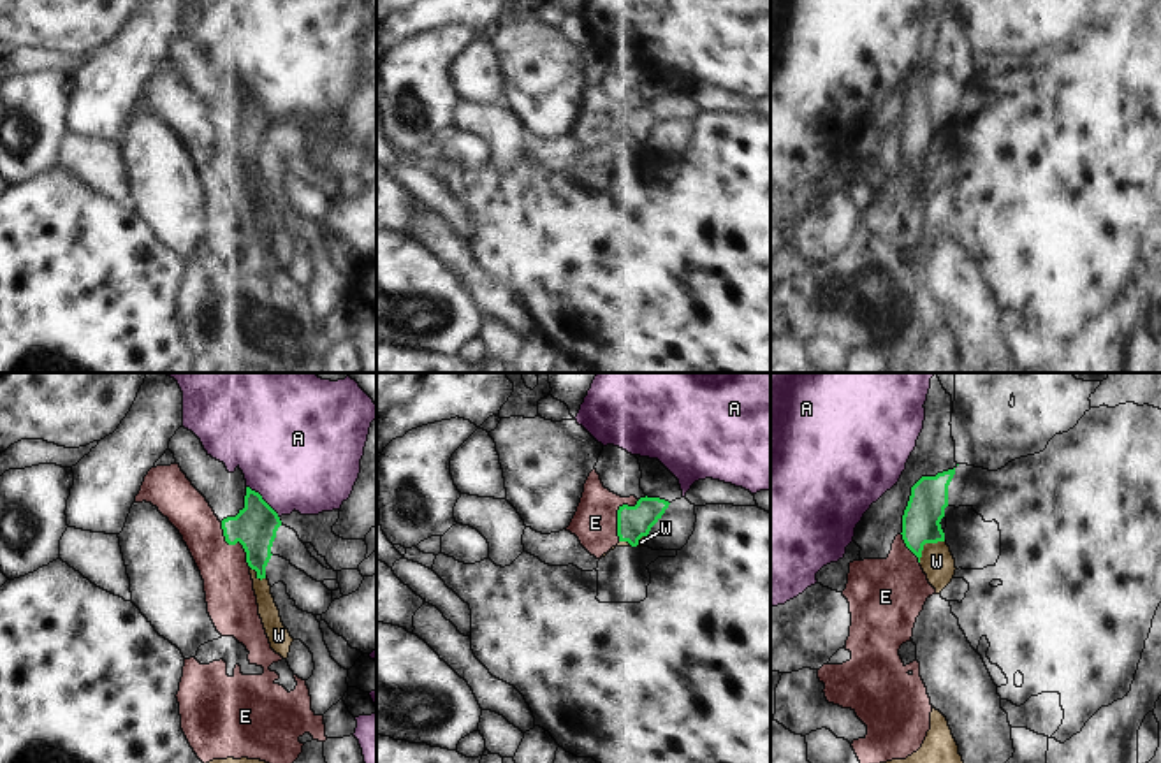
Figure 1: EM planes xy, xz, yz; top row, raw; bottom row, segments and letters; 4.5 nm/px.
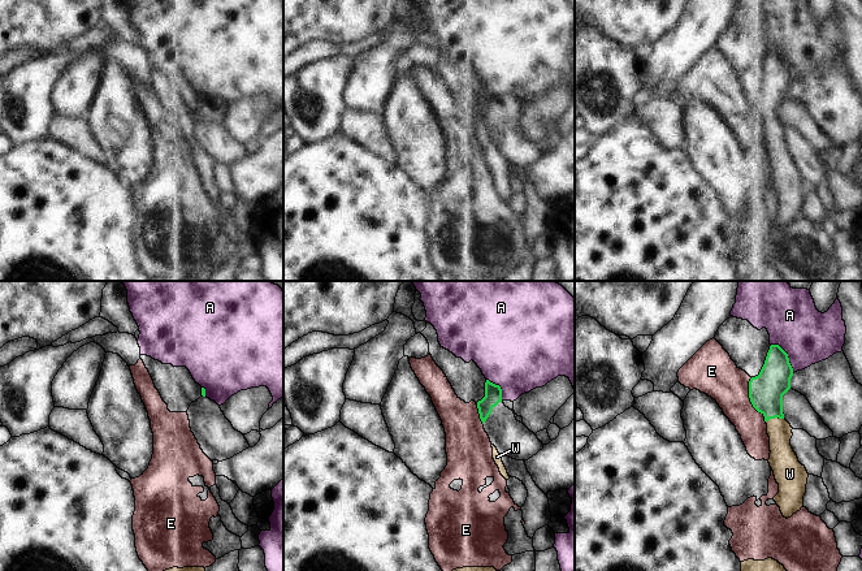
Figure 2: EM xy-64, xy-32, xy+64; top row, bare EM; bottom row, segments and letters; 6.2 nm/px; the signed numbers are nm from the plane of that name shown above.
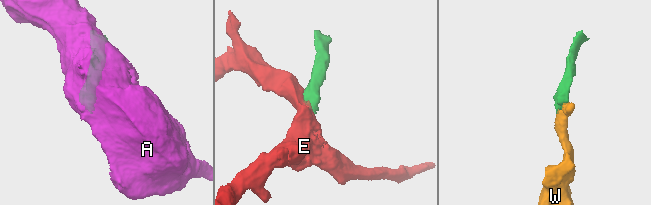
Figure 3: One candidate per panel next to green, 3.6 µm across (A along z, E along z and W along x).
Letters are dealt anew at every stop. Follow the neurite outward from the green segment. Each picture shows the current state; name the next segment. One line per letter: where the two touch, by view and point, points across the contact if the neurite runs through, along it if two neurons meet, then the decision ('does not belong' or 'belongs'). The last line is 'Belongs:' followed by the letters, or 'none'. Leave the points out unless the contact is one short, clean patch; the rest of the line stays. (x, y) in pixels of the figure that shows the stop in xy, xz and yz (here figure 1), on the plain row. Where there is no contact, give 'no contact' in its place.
A: xy (262, 106) | does not belong
E: xy (236, 148) | along xy (220, 129), (224, 145), (241, 152), (250, 173) | does not belong
W: yz (926, 148) | across yz (929, 102), (926, 111), (926, 148), (936, 167) | belongs
Belongs: W

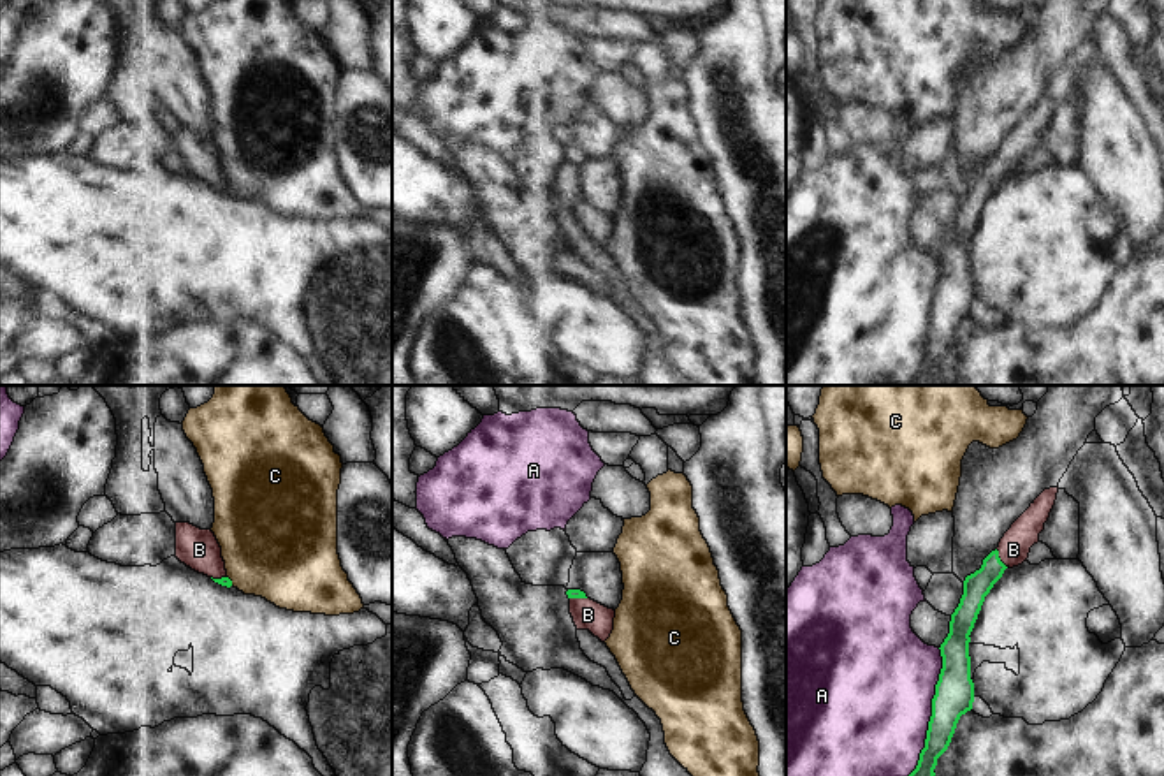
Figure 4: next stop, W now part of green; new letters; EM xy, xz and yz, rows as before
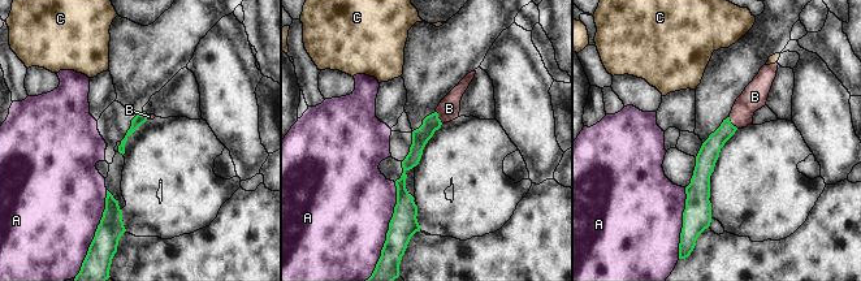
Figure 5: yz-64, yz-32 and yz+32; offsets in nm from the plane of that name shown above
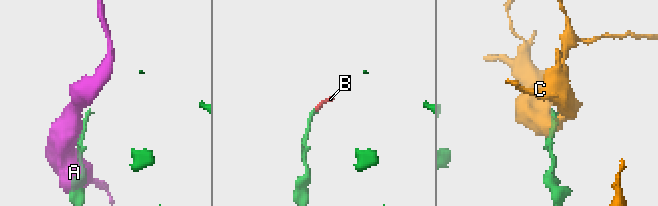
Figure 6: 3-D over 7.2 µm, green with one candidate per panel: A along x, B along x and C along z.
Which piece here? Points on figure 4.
A: yz (932, 321) | does not belong
B: yz (999, 164) | across yz (976, 192), (999, 164), (1013, 155) | belongs
C: xy (231, 187) | does not belong
Belongs: B

